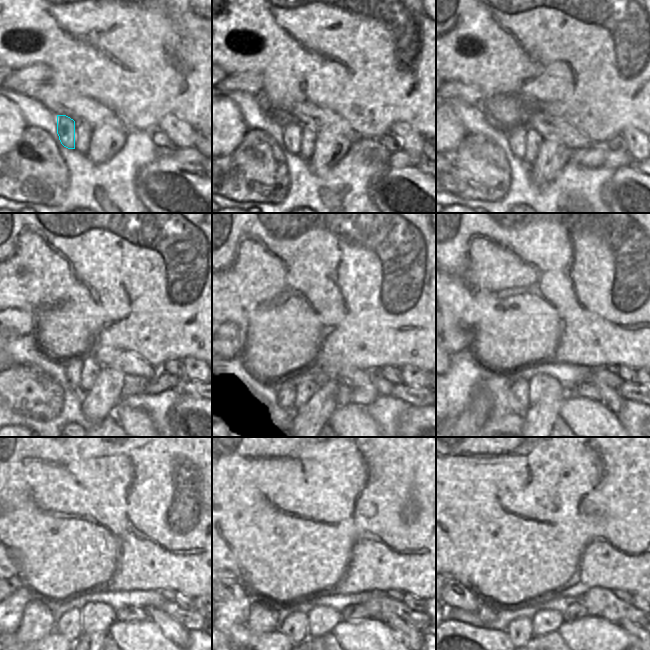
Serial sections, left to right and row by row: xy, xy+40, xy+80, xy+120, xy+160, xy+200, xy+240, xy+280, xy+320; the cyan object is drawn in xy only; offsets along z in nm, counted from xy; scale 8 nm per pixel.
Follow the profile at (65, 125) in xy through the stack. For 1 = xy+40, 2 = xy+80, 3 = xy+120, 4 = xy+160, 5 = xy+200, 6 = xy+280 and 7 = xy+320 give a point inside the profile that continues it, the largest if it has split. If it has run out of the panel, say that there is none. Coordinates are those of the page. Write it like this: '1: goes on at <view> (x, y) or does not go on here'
1: goes on at xy+40 (291, 131)
2: goes on at xy+80 (516, 138)
3: goes on at xy+120 (72, 367)
4: goes on at xy+160 (286, 393)
5: goes on at xy+200 (518, 394)
6: goes on at xy+280 (294, 626)
7: goes on at xy+320 (519, 631)

